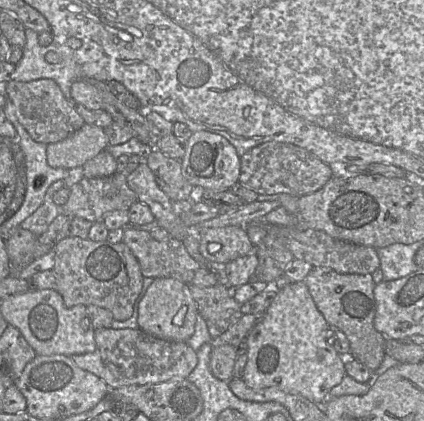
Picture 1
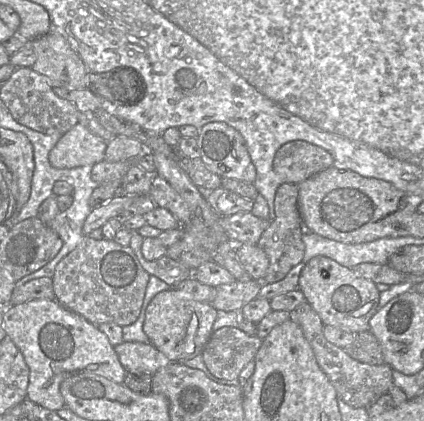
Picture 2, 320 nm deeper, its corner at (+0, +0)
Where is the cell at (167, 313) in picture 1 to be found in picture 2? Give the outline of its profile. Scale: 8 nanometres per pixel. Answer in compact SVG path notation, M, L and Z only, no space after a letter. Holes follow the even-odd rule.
M176 287L159 292L146 309L144 332L150 342L171 362L185 362L202 352L208 343L218 310L211 303L187 297Z

